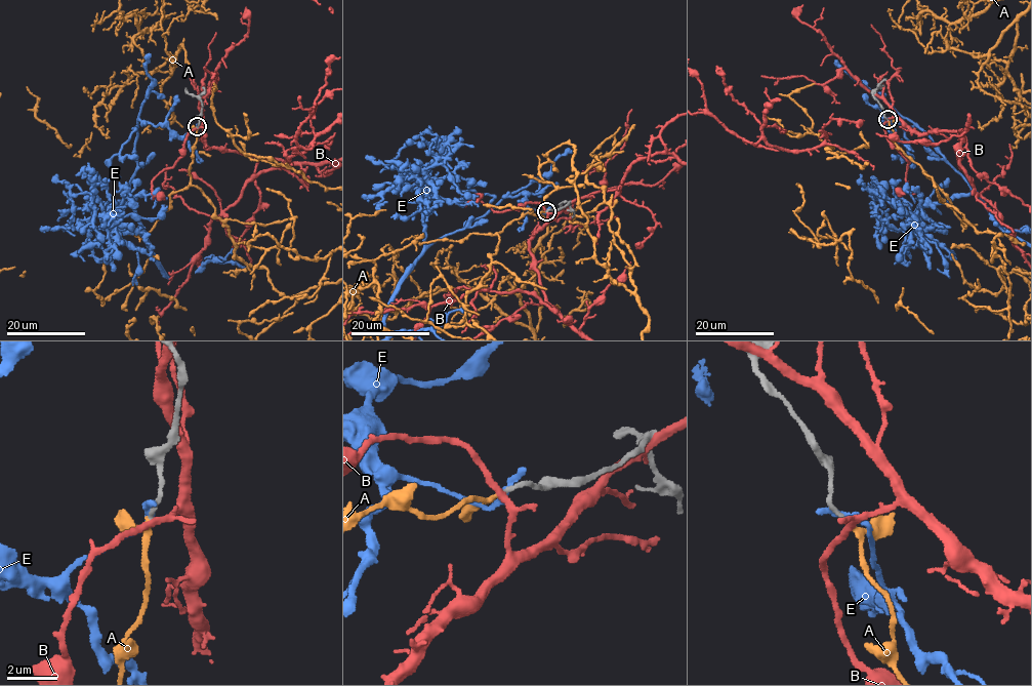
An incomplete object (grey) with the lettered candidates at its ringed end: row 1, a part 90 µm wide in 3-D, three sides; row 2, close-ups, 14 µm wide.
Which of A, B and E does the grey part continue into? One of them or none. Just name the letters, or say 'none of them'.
A

